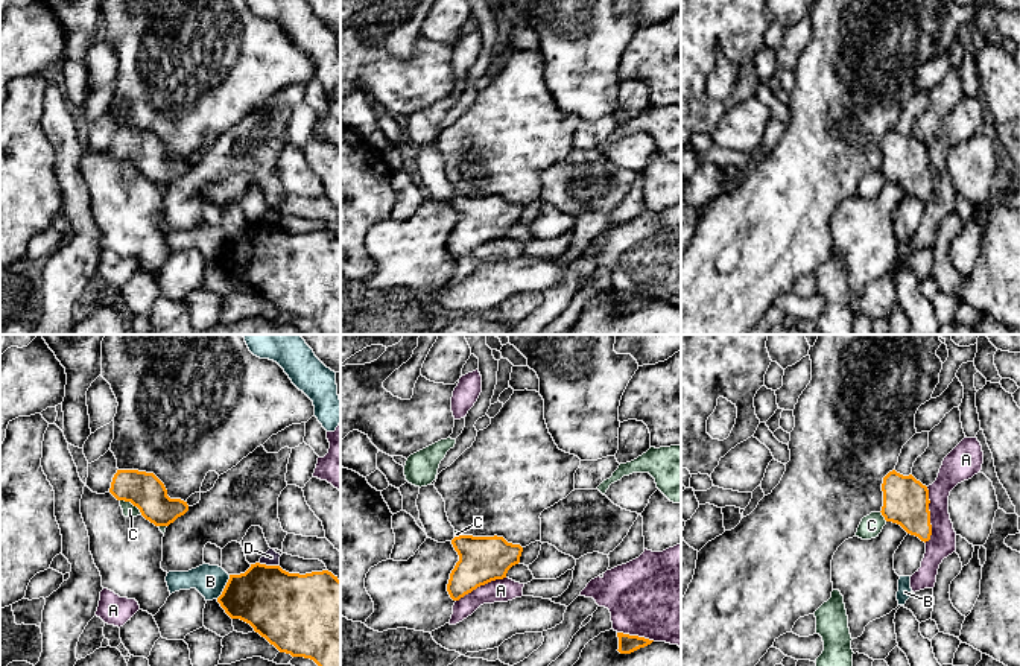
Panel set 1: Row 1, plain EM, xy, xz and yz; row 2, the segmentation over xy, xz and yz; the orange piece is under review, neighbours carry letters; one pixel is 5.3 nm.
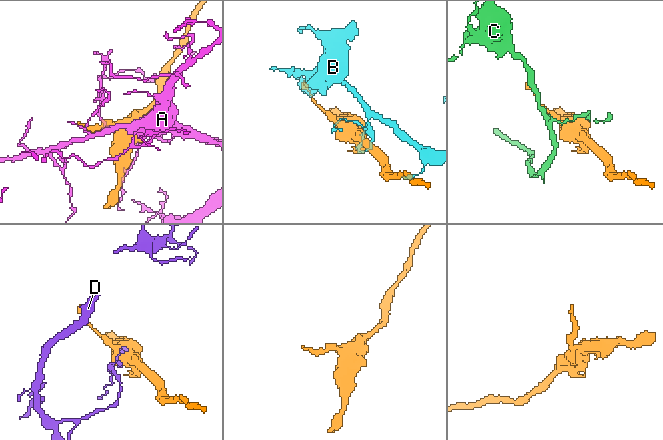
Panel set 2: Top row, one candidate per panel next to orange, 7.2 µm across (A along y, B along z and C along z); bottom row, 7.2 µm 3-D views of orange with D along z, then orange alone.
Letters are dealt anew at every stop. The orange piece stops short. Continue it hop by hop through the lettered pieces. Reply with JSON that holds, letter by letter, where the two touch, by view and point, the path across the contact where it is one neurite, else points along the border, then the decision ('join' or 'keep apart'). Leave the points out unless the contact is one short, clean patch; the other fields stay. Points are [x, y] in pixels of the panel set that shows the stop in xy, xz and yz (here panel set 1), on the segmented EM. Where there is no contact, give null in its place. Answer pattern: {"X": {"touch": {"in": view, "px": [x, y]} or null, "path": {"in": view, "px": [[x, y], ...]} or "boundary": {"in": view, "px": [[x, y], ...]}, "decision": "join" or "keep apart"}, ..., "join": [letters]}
{"A": {"touch": {"in": "yz", "px": [929, 516]}, "decision": "keep apart"}, "B": {"touch": {"in": "xy", "px": [225, 587]}, "decision": "keep apart"}, "C": {"touch": {"in": "xy", "px": [133, 504]}, "boundary": {"in": "xy", "px": [[120, 499], [129, 501], [142, 514]]}, "decision": "keep apart"}, "D": {"touch": {"in": "xy", "px": [269, 566]}, "boundary": {"in": "xy", "px": [[259, 561], [268, 566], [278, 566]]}, "decision": "keep apart"}, "join": []}

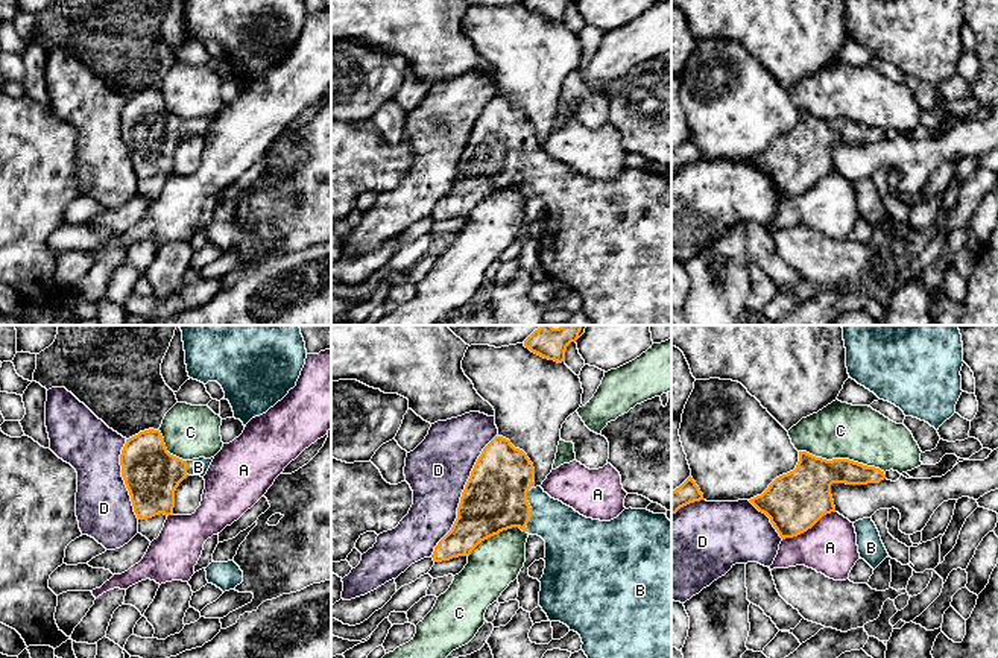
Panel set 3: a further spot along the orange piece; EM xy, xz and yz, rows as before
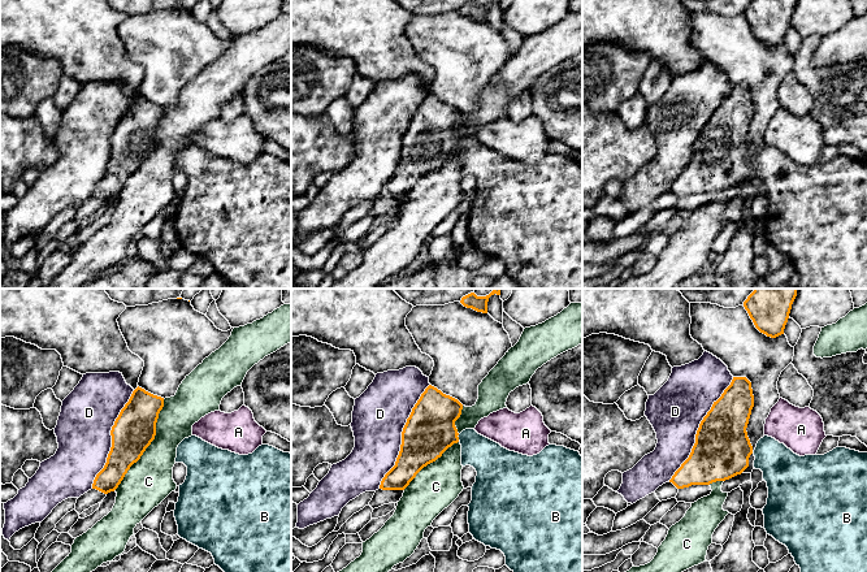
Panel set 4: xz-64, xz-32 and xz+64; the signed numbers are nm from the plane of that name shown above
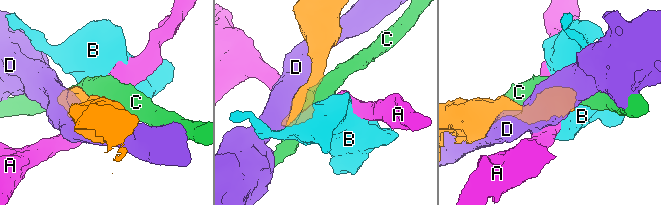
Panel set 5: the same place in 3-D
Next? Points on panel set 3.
{"A": {"touch": {"in": "yz", "px": [808, 528]}, "decision": "keep apart"}, "B": {"touch": {"in": "xz", "px": [530, 509]}, "path": {"in": "xz", "px": [[494, 499], [506, 499], [530, 509], [550, 518], [568, 537]]}, "decision": "join"}, "C": {"touch": {"in": "yz", "px": [842, 459]}, "decision": "keep apart"}, "D": {"touch": {"in": "xz", "px": [462, 496]}, "decision": "keep apart"}, "join": ["B"]}

